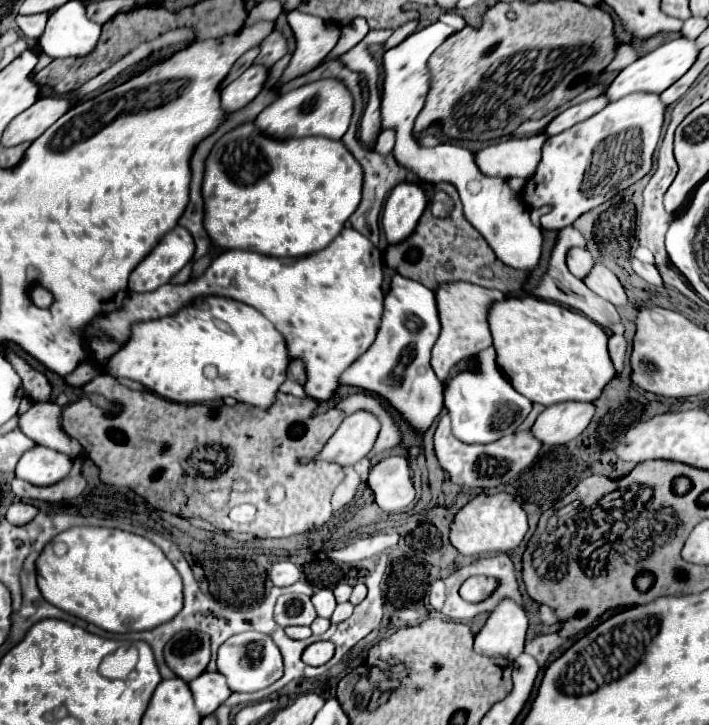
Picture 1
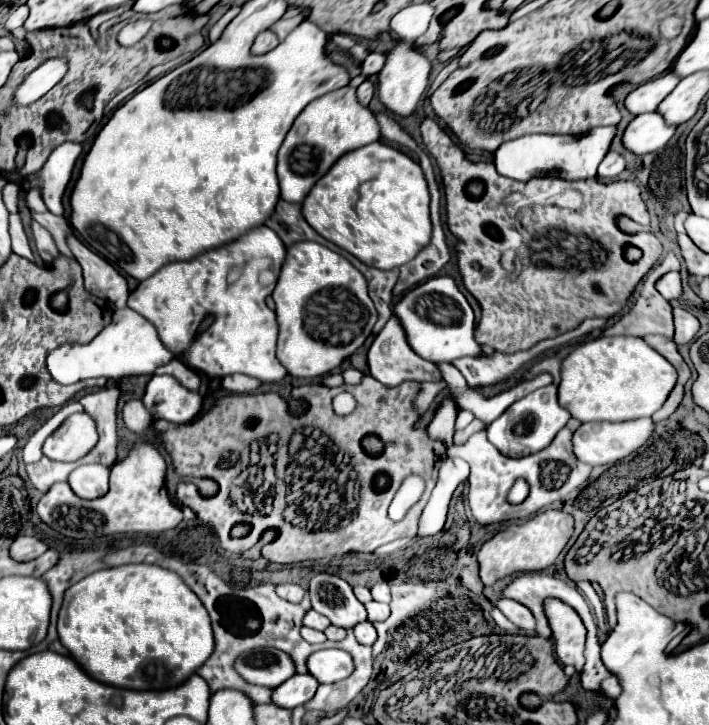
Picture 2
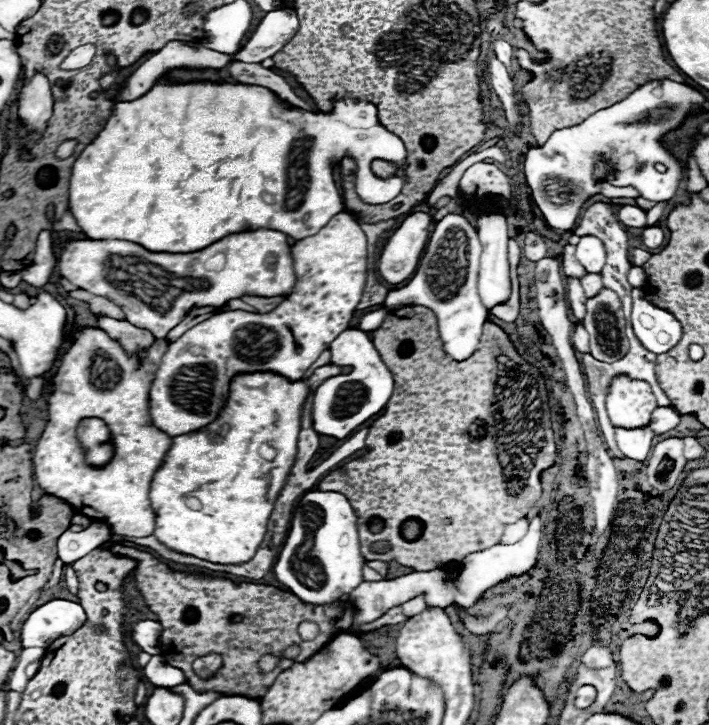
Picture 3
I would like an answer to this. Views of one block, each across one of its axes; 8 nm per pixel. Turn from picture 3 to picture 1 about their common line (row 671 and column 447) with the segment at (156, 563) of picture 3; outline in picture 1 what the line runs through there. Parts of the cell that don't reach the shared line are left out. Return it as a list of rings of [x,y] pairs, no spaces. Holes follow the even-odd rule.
[[[438,182],[438,184],[434,184],[434,190],[442,190],[454,200],[456,206],[454,206],[452,214],[448,218],[440,220],[440,218],[434,218],[430,214],[430,208],[426,208],[420,222],[418,222],[418,226],[416,226],[416,230],[404,242],[392,244],[392,246],[386,248],[386,254],[384,254],[386,264],[390,268],[398,270],[398,274],[424,284],[432,292],[436,292],[442,284],[450,284],[450,282],[470,282],[470,284],[478,284],[478,286],[484,286],[484,288],[500,290],[504,294],[524,290],[524,286],[526,286],[526,282],[530,278],[530,270],[510,268],[504,262],[500,262],[500,258],[496,258],[494,250],[484,240],[484,236],[480,236],[480,232],[464,218],[460,196],[458,196],[458,190],[454,188],[454,184]],[[446,262],[454,264],[454,272],[444,270]],[[482,266],[486,266],[486,268],[490,268],[494,272],[492,280],[480,278],[478,270]]]

